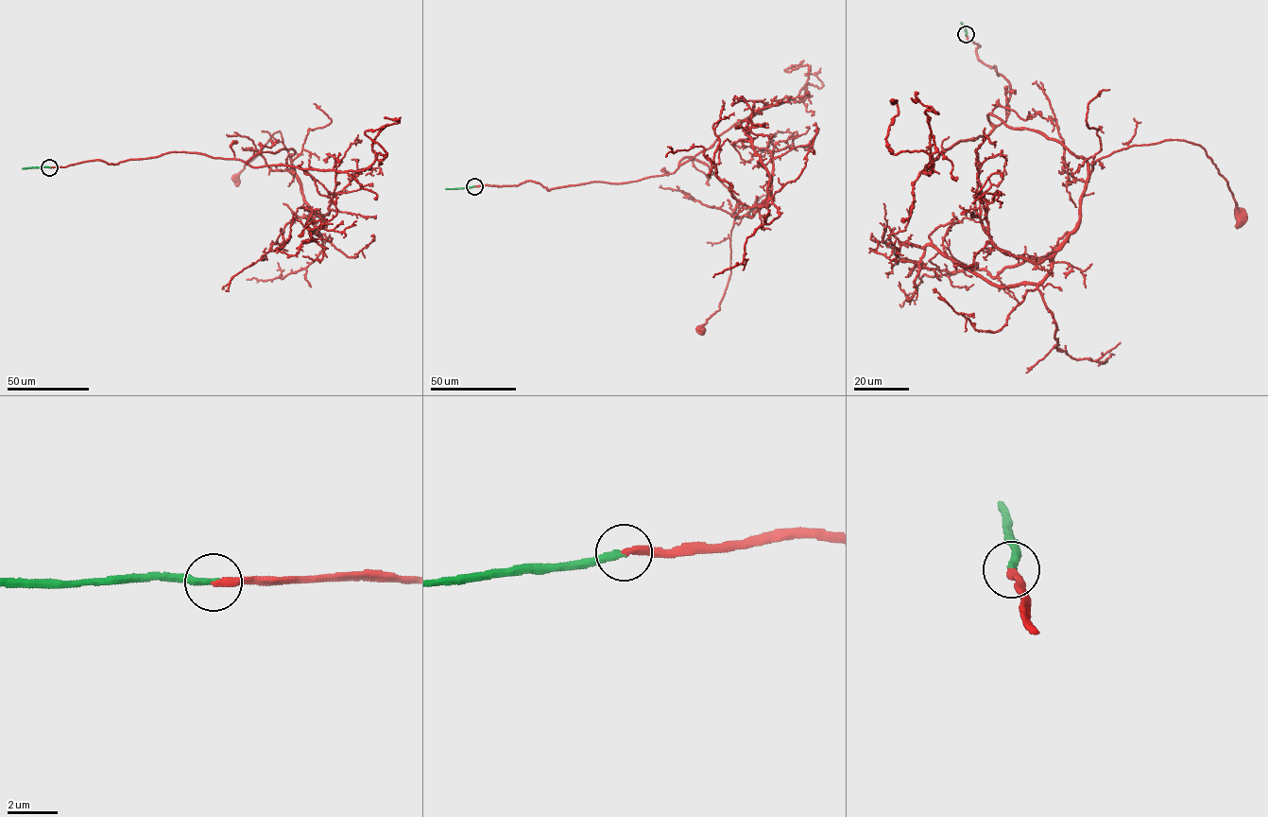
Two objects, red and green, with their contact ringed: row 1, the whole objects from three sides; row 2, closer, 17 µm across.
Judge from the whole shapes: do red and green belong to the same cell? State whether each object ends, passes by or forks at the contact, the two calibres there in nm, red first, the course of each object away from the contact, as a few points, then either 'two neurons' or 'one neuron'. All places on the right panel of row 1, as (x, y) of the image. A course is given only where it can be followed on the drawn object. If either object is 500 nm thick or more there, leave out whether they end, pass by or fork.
red ends; green ends; calibres 280 and 280 nm; course red (966, 34), (1010, 85), (994, 126), (988, 114), (1038, 130), (1089, 172), (1130, 147), (1198, 144), (1241, 217); course green (966, 34), (961, 23); one neuron

